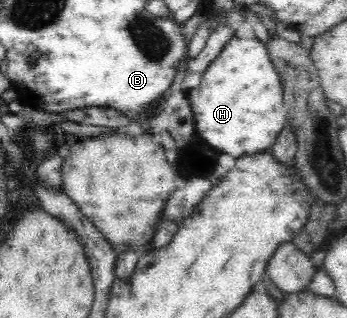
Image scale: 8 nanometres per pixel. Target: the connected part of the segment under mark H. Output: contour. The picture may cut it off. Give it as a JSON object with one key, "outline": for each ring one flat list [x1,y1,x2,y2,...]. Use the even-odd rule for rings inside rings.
{"outline":[[231,37,229,44,207,66,200,84,188,90,187,100,194,117,196,137,201,137,215,149,232,155,235,159,253,156,271,149,287,121,287,110,283,100,282,83,266,48,257,38]]}

